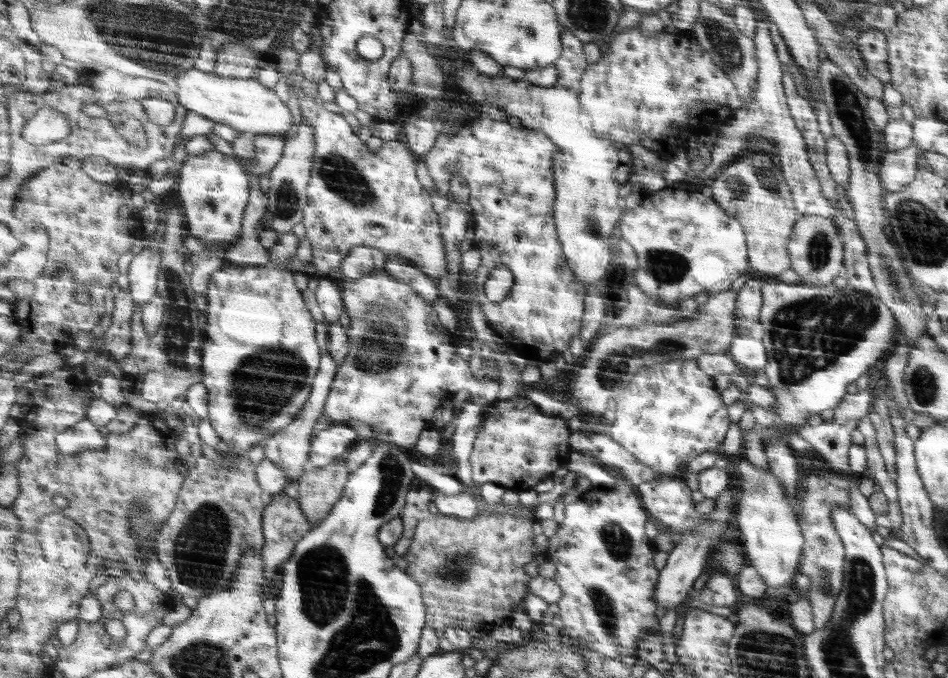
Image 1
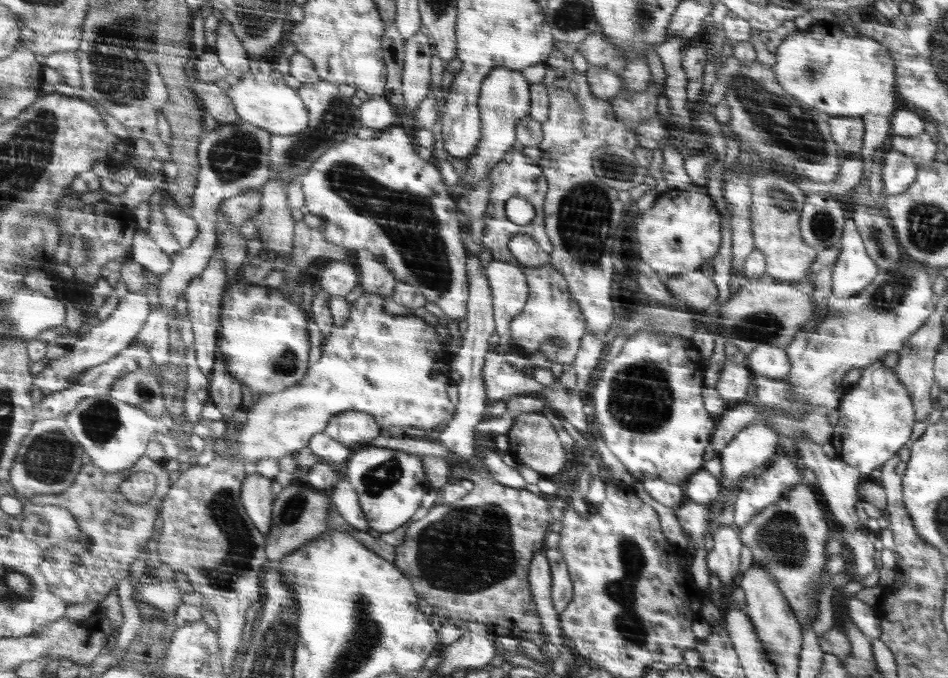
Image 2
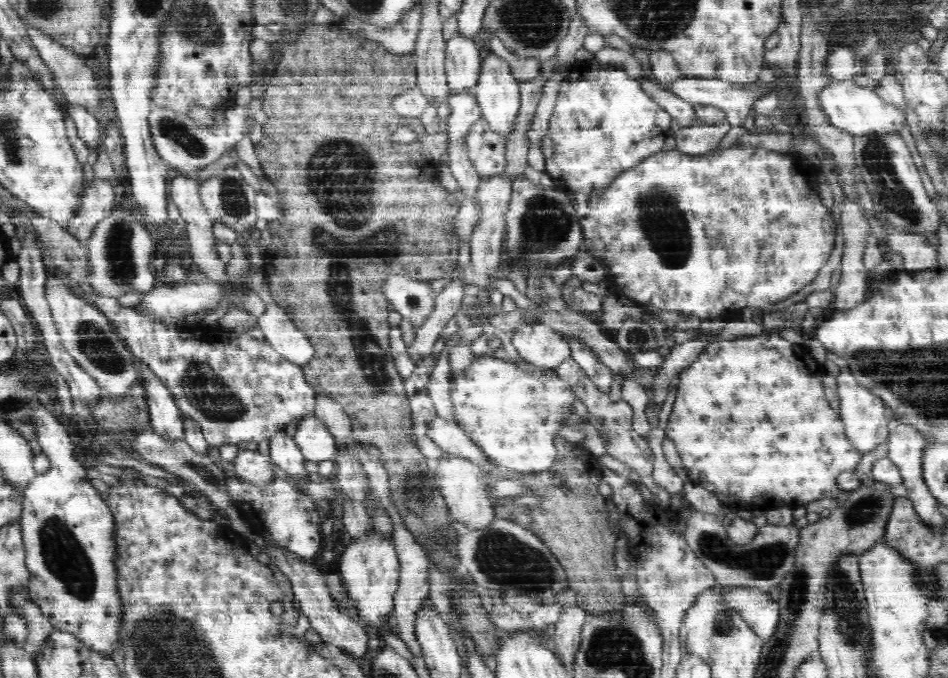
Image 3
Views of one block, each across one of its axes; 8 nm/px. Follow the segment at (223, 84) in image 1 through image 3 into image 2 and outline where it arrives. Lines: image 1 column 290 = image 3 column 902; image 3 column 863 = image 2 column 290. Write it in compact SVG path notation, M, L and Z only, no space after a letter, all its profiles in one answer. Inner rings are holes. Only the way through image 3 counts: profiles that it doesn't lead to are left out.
M259 71L248 72L246 77L230 80L227 95L234 99L239 116L246 122L270 131L272 135L292 135L309 127L309 110L297 90L287 86L282 80L266 76Z

